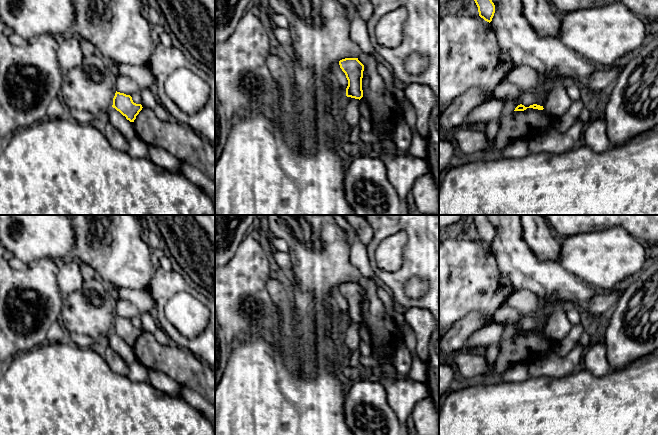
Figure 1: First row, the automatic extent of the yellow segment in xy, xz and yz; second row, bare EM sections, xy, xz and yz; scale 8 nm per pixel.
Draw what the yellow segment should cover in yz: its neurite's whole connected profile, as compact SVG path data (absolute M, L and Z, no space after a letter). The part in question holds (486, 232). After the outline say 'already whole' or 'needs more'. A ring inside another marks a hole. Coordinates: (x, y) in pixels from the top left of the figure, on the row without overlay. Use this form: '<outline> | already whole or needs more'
M471 215L471 217L471 223L478 231L479 240L490 247L495 237L495 229L487 215Z | already whole

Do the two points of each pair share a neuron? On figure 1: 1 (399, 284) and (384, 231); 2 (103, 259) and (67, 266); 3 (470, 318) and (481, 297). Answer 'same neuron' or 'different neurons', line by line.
1: same neuron
2: different neurons
3: different neurons

